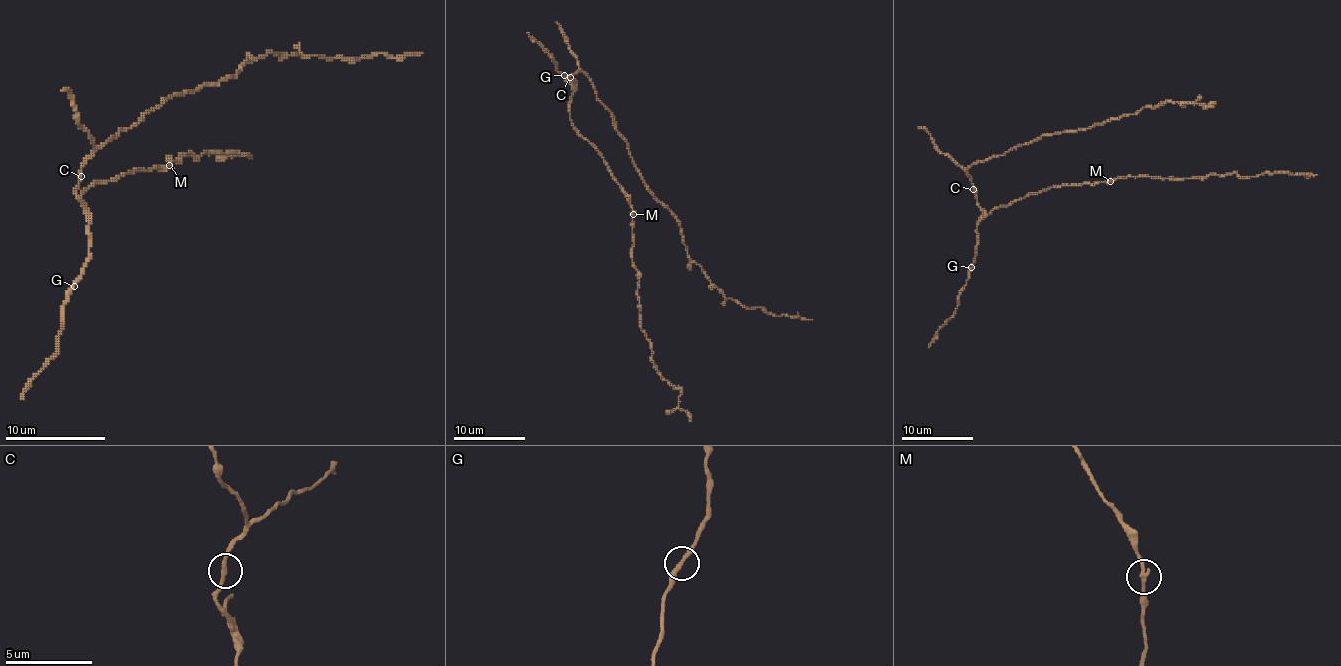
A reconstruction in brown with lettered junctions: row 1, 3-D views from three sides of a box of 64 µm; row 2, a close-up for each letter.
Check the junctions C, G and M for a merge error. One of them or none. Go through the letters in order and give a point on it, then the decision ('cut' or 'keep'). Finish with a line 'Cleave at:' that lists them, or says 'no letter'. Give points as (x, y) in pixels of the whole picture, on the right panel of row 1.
C: place (973, 189); keep
G: place (971, 267); keep
M: place (1110, 181); keep
Cleave at: no letter

